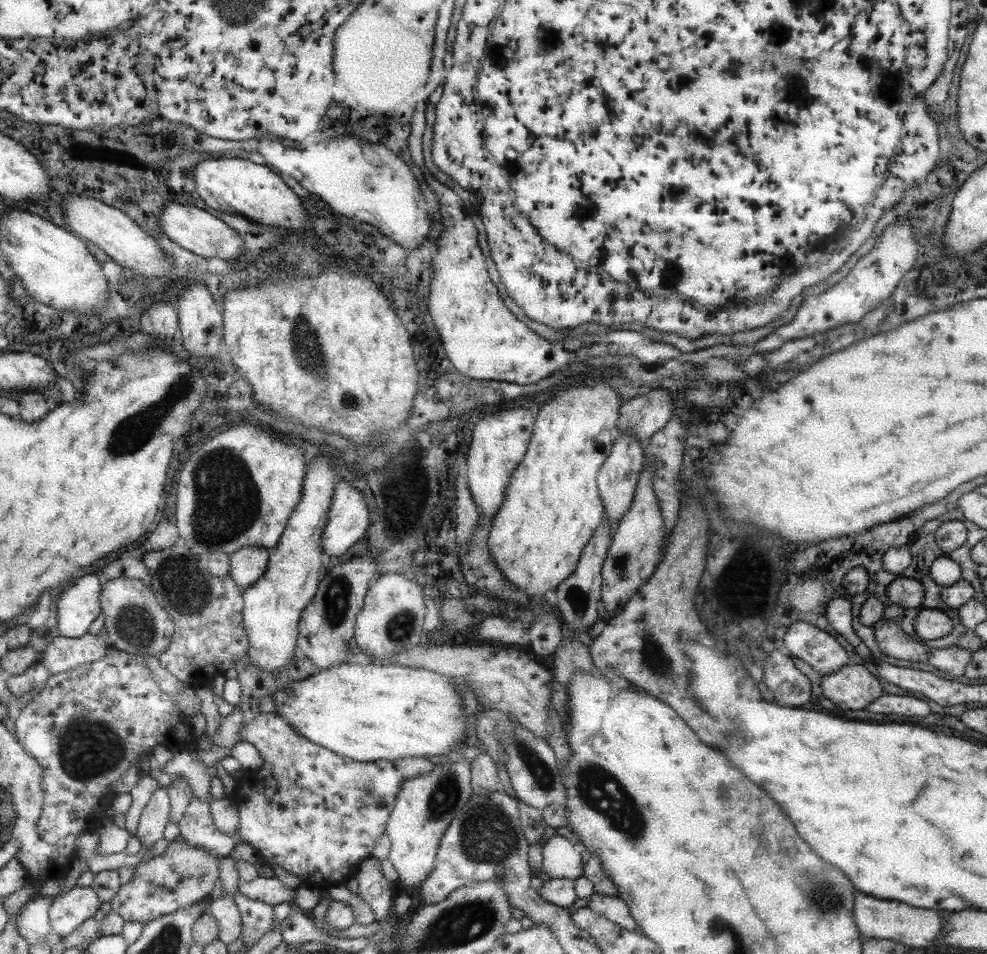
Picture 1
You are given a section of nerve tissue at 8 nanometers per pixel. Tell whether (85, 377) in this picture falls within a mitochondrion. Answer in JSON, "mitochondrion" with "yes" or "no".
{"mitochondrion":"no"}

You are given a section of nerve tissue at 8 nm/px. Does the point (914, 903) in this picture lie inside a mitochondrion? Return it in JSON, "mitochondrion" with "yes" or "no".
{"mitochondrion":"no"}

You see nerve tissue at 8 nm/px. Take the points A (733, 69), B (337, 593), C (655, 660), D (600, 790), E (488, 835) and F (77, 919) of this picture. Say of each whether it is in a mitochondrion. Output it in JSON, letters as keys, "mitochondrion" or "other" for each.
{"A":"other","B":"mitochondrion","C":"mitochondrion","D":"mitochondrion","E":"mitochondrion","F":"other"}

